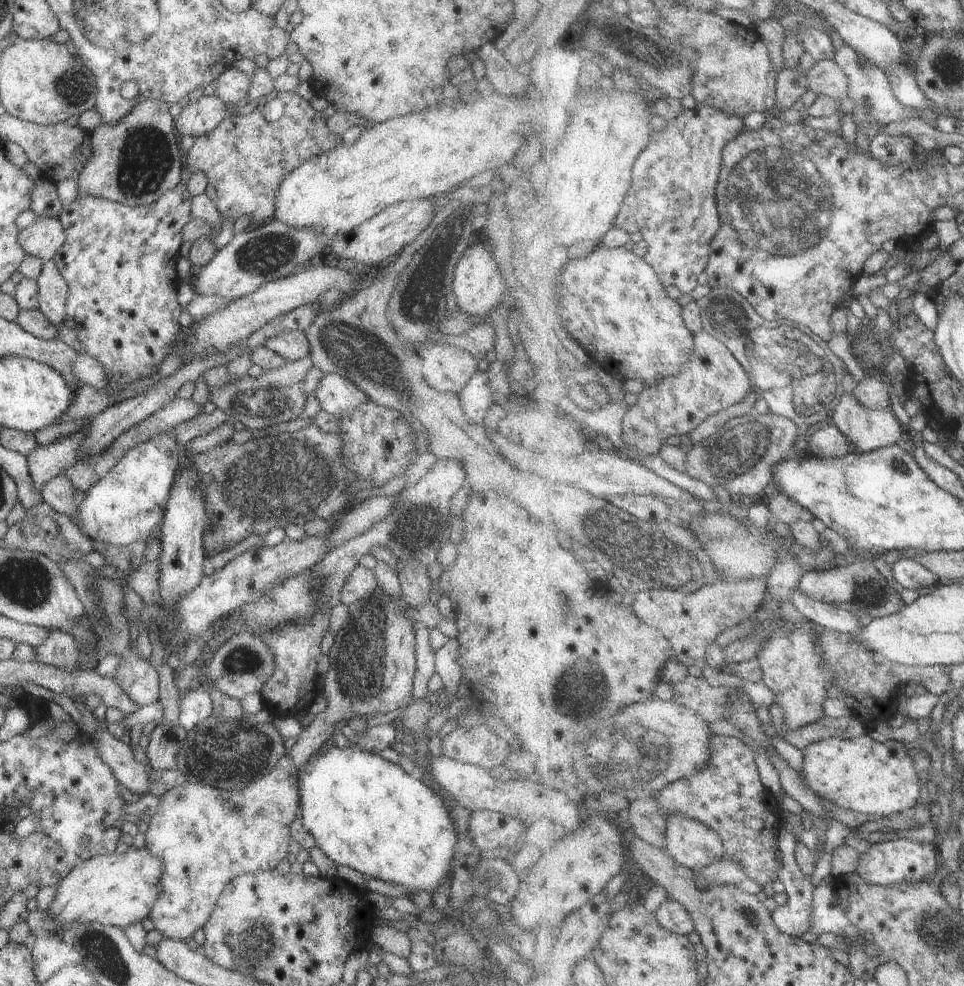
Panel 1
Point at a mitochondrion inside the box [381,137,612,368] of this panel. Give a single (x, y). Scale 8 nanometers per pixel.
(418, 293)

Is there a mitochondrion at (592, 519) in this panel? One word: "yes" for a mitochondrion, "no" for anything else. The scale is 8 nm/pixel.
no

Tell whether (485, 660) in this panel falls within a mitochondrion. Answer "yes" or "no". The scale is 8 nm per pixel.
no

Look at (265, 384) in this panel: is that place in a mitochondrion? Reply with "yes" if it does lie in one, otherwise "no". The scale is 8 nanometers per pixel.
no

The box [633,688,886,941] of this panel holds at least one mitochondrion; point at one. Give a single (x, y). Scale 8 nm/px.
(750, 920)

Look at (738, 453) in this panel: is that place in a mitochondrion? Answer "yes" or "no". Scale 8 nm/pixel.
yes

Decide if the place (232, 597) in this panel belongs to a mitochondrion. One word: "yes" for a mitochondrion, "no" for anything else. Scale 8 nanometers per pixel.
no

